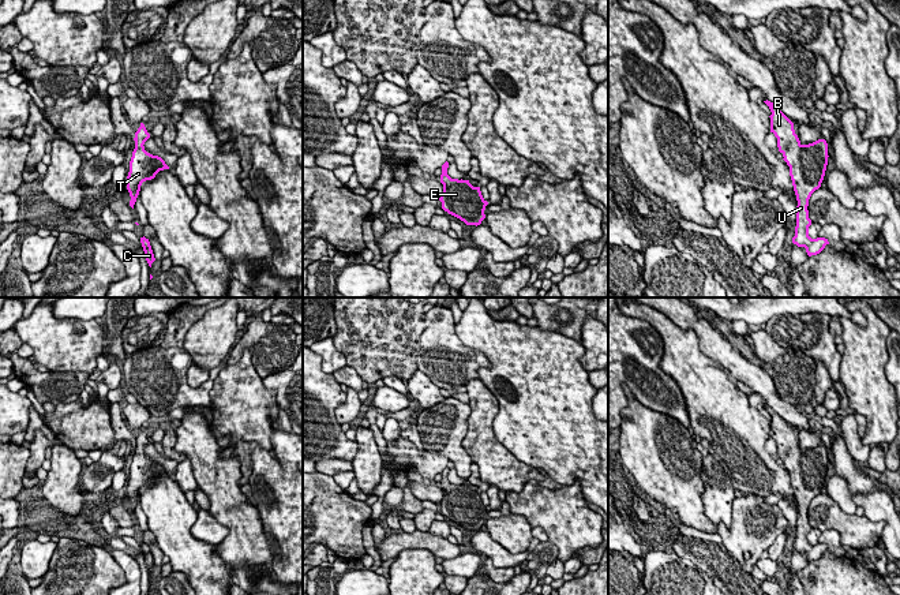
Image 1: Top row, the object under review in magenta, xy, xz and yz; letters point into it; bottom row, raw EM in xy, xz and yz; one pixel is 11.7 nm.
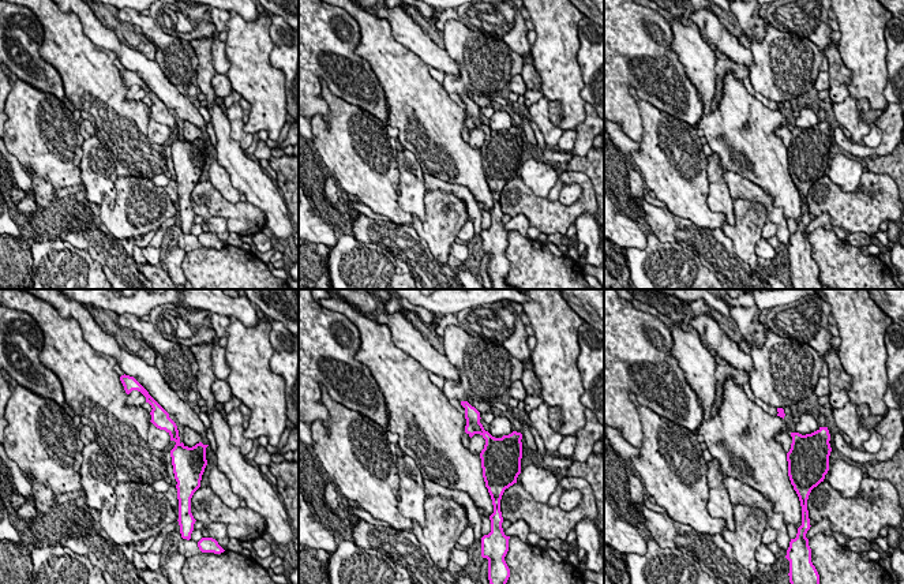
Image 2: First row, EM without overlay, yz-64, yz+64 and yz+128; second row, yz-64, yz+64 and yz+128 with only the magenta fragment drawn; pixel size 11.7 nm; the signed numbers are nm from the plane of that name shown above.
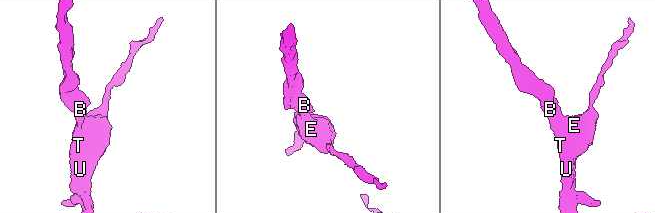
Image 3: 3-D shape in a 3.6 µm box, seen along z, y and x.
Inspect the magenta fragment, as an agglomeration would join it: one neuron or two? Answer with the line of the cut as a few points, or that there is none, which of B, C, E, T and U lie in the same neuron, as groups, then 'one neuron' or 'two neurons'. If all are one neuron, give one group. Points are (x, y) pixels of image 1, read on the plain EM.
no cut | B C E T U | one neuron

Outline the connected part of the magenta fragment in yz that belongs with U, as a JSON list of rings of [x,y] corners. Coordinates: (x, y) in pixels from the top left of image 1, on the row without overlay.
[[[764,407],[772,420],[770,438],[777,444],[779,457],[790,472],[790,482],[796,501],[796,532],[792,549],[805,553],[809,562],[820,560],[828,545],[809,542],[809,505],[811,499],[821,493],[828,471],[828,449],[818,445],[809,450],[802,450],[794,435],[794,429],[770,407]]]

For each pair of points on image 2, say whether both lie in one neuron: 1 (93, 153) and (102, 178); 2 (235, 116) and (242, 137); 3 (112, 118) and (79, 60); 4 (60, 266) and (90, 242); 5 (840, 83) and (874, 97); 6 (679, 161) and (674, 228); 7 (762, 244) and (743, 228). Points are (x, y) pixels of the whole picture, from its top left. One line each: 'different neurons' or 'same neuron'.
1: same neuron
2: same neuron
3: same neuron
4: different neurons
5: different neurons
6: different neurons
7: different neurons

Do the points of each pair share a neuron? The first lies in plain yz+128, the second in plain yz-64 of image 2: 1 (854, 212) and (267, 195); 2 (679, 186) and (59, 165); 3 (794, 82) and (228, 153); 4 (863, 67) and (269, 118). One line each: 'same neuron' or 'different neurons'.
1: different neurons
2: same neuron
3: different neurons
4: same neuron

